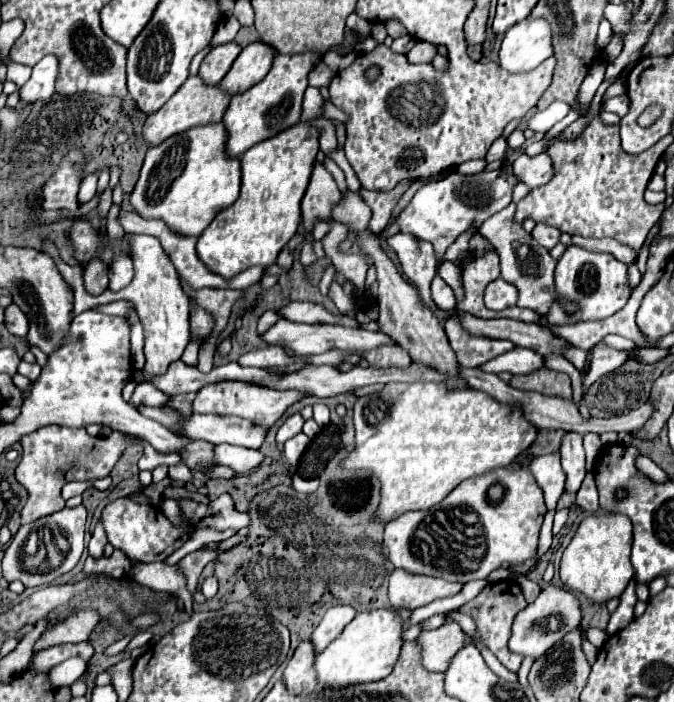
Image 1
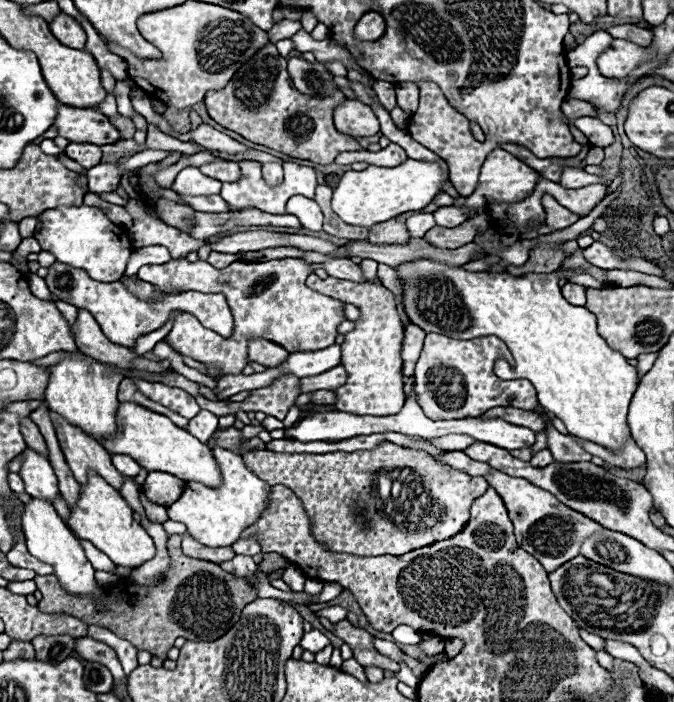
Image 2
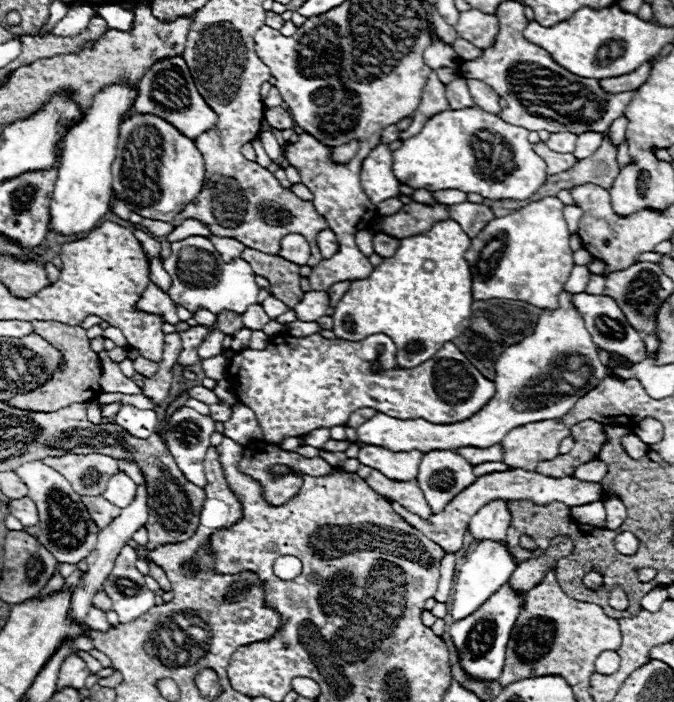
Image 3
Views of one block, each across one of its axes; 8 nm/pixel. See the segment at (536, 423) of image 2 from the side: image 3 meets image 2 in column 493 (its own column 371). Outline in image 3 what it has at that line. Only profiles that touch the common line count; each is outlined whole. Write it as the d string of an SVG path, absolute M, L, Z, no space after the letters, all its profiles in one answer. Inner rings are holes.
M372 408L356 410L356 412L348 418L348 424L346 424L346 426L350 426L350 428L358 428L358 426L360 426L360 424L364 424L366 420L370 420L374 414L376 414L376 410L372 410Z

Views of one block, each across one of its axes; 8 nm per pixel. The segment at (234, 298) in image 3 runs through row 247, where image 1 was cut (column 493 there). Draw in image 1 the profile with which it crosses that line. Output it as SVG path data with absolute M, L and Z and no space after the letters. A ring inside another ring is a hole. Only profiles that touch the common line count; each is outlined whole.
M504 170L480 172L474 176L460 176L458 172L452 172L444 180L418 188L412 202L394 218L394 222L400 226L400 232L408 232L418 240L426 240L434 246L439 268L444 260L446 248L456 240L458 234L462 234L472 224L480 226L488 216L510 204L512 186L516 182L518 178L506 174Z

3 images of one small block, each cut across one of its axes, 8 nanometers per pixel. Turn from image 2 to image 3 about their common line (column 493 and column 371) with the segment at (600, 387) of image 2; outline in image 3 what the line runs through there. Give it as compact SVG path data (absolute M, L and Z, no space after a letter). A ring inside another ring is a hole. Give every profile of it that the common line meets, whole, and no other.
M440 220L428 232L408 236L400 240L400 246L392 258L384 258L380 266L372 270L372 274L364 280L352 280L348 292L334 308L334 334L344 340L364 340L372 334L386 334L396 344L398 364L404 368L412 368L432 358L446 342L464 334L470 324L470 308L472 308L472 272L464 258L470 248L472 238L456 224L454 220Z

